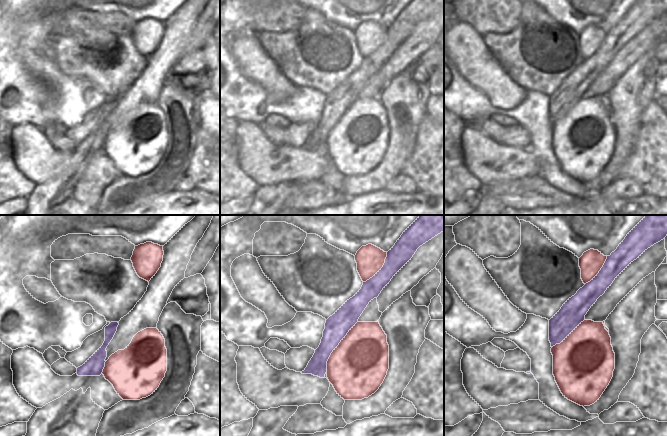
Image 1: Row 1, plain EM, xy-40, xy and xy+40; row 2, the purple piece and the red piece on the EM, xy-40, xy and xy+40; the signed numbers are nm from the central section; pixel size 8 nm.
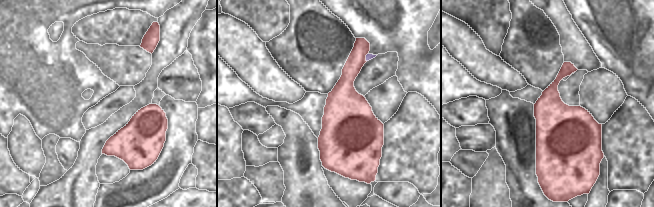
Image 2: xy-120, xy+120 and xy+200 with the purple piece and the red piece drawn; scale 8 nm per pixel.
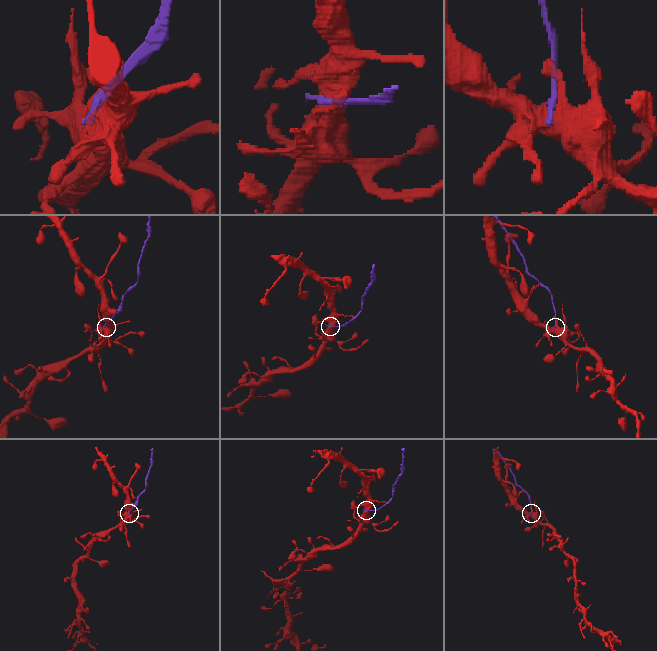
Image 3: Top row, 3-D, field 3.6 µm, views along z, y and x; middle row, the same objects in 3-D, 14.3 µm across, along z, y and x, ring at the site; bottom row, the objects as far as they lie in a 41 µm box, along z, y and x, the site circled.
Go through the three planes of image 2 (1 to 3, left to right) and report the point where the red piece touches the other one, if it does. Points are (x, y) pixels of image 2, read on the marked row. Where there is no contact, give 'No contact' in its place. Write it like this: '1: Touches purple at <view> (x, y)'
1: No contact
2: Touches purple at xy+120 (366, 57)
3: No contact.

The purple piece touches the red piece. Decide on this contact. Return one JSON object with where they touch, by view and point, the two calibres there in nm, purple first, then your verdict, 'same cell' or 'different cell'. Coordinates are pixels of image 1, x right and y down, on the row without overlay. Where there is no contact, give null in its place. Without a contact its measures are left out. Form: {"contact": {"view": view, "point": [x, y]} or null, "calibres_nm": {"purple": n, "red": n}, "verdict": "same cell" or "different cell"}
{"contact": {"view": "xy", "point": [336, 123]}, "calibres_nm": {"purple": 200, "red": 460}, "verdict": "different cell"}

